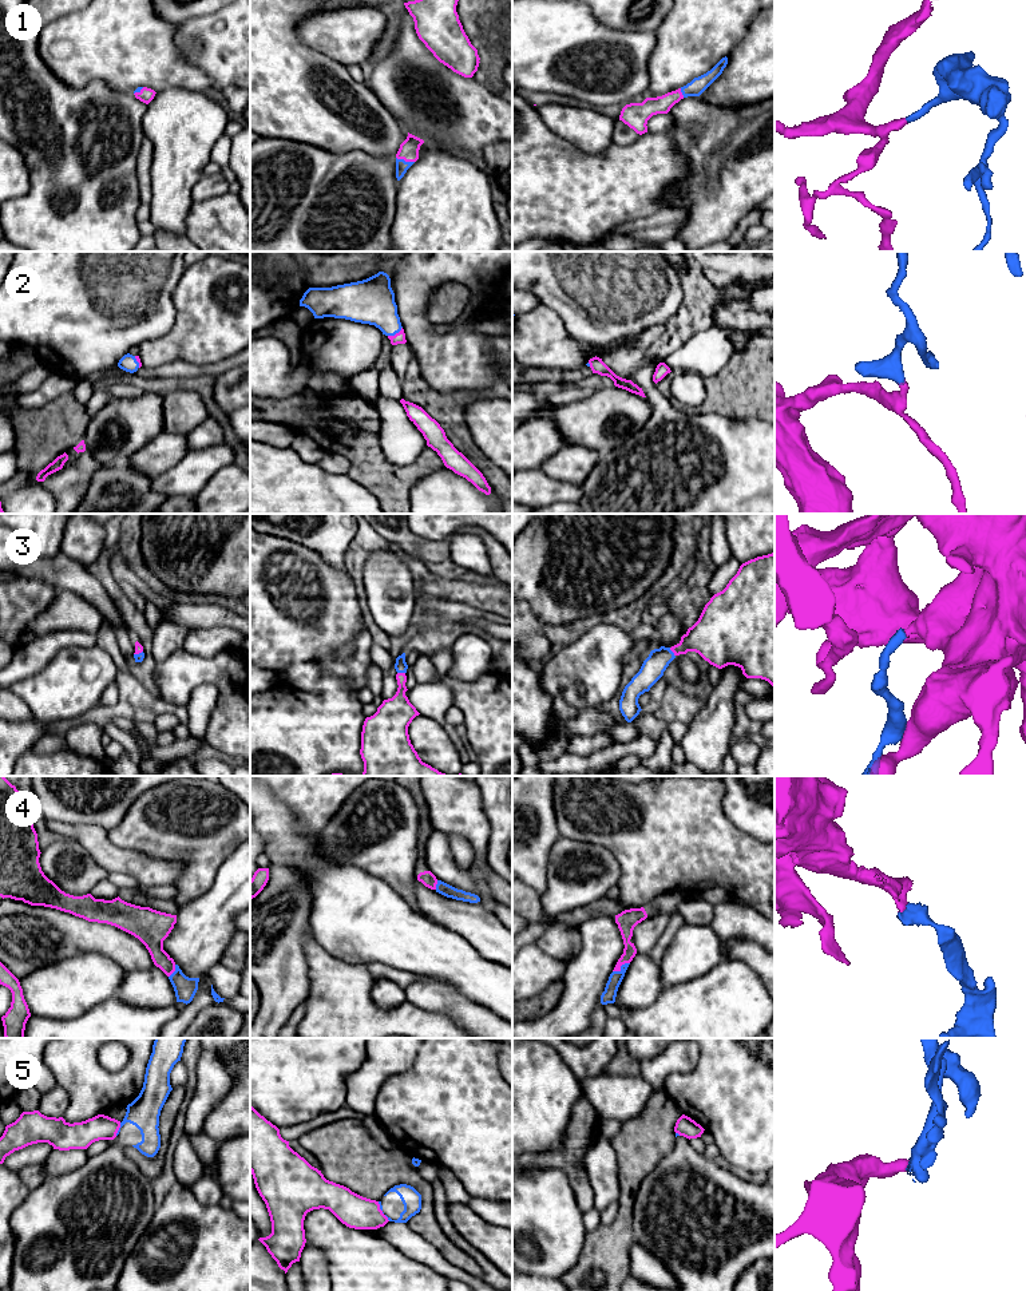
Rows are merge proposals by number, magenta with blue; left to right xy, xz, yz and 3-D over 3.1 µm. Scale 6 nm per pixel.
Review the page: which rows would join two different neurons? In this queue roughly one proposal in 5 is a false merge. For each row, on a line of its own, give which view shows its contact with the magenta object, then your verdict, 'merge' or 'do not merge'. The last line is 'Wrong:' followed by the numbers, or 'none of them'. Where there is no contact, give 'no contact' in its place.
1: xz | merge
2: xz | merge
3: yz | merge
4: yz | merge
5: xy | do not merge
Wrong: 5

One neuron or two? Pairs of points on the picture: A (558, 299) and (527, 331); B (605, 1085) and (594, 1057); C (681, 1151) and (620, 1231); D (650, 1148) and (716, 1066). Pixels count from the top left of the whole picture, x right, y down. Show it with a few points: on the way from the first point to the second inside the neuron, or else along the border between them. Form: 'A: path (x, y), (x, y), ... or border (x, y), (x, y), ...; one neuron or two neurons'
A: border (539, 303), (549, 307), (558, 316), (567, 335); two neurons
B: border (601, 1072), (581, 1081); two neurons
C: border (640, 1185), (632, 1214), (633, 1240); two neurons
D: border (662, 1090), (684, 1113); two neurons

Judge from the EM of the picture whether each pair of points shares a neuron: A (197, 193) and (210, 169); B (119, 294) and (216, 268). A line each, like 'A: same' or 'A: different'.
A: different
B: different

